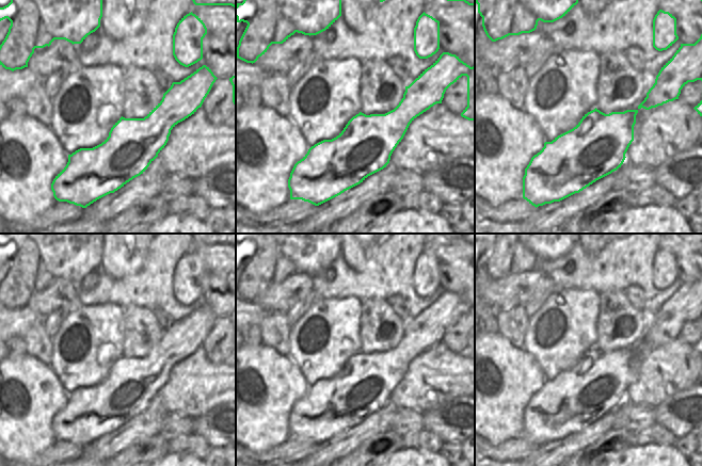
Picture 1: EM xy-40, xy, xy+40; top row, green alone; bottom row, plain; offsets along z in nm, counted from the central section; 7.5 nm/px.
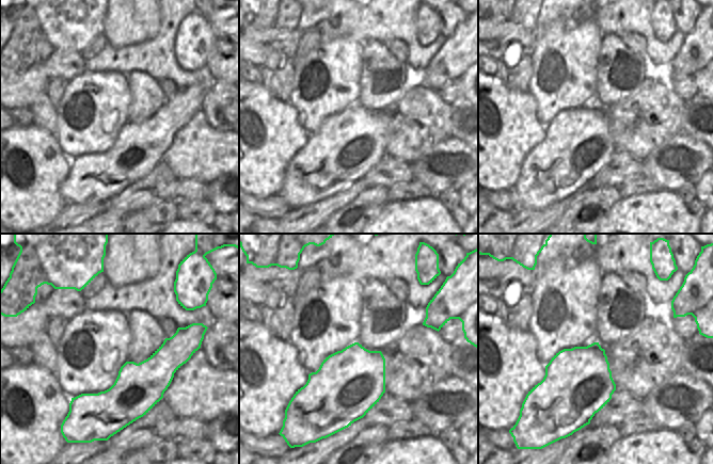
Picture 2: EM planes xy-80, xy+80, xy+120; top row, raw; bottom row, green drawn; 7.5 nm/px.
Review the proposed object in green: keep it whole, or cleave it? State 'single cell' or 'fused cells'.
fused cells

